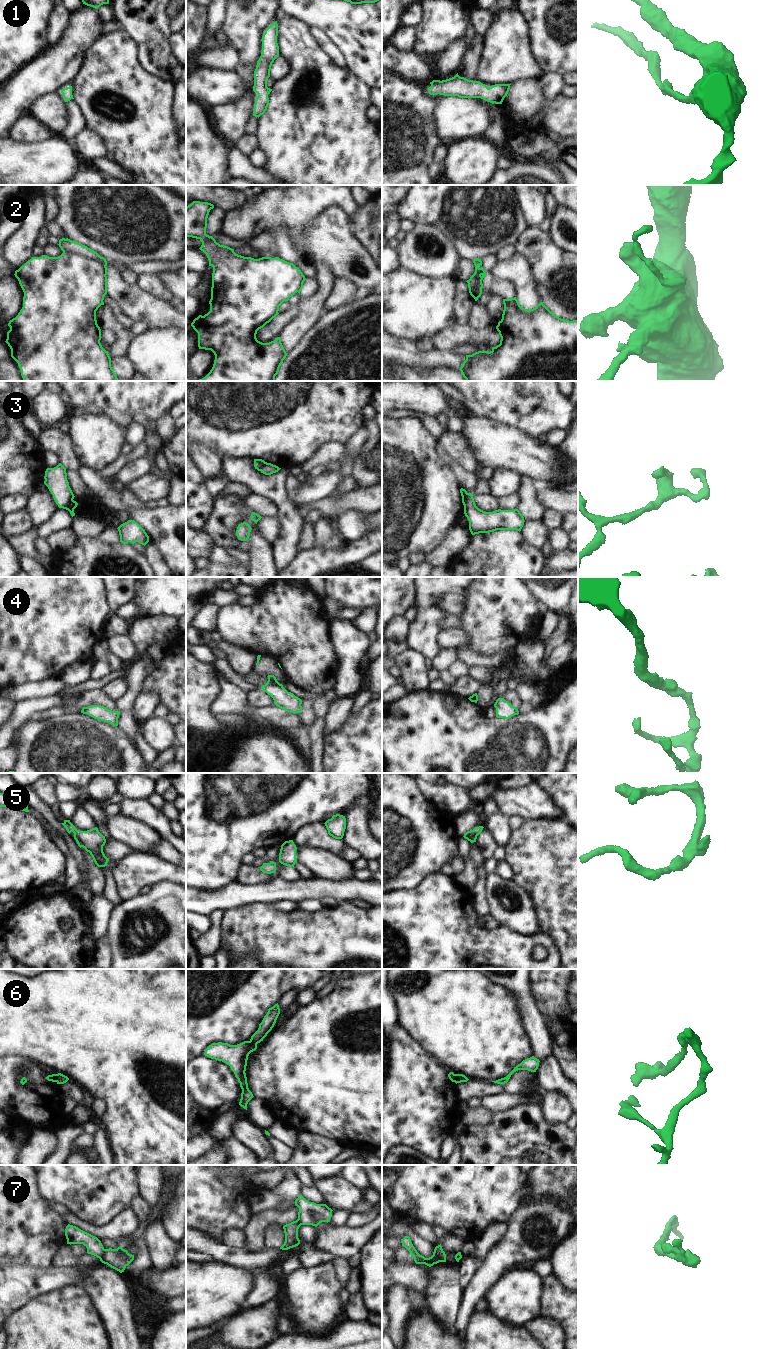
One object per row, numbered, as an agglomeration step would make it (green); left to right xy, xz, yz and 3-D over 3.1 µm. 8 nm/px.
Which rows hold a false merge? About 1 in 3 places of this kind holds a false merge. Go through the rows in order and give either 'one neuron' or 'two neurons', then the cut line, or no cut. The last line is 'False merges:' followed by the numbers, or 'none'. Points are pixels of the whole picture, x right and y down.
1: one neuron; no cut
2: two neurons; cut in xy along (63, 251), (71, 251), (98, 260), (104, 266), (106, 274)
3: two neurons; cut in yz along (472, 496), (464, 505)
4: one neuron; no cut
5: one neuron; no cut
6: two neurons; cut in xz along (250, 1040), (256, 1045)
7: two neurons; cut in yz along (434, 1249), (441, 1261)
False merges: 2, 3, 6, 7

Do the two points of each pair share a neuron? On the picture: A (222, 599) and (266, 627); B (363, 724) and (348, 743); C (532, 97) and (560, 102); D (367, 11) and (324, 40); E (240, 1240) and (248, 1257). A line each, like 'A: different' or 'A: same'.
A: different
B: same
C: same
D: different
E: different

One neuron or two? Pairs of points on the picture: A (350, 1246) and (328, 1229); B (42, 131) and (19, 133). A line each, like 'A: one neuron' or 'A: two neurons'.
A: one neuron
B: one neuron

